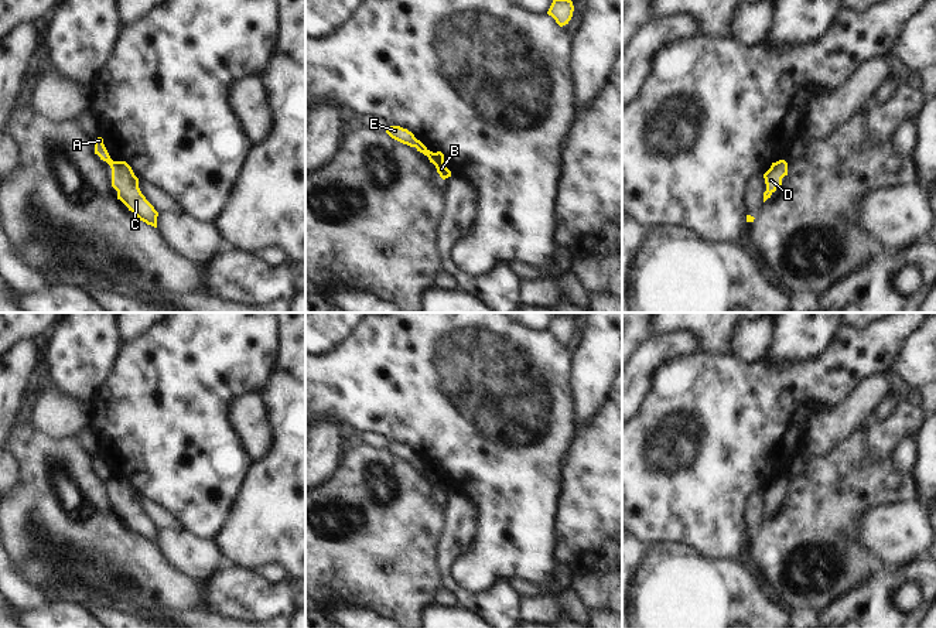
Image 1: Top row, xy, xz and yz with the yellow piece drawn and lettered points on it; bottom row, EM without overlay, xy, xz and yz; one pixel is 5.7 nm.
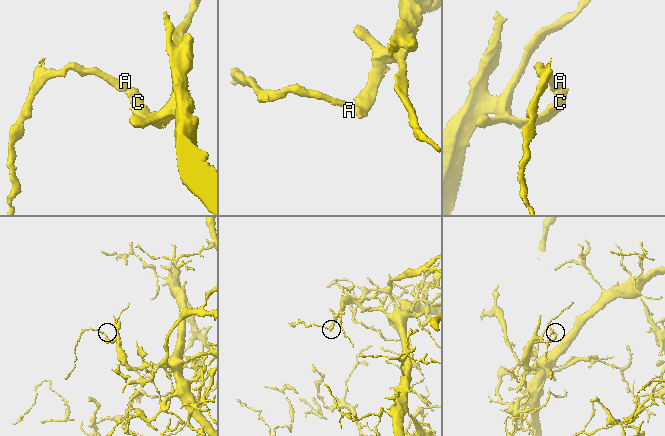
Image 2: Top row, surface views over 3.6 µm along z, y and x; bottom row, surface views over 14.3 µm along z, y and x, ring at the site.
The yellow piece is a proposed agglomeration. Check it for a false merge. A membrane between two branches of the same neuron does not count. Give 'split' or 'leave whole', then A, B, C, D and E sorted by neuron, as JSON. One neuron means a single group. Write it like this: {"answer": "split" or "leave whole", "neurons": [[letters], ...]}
{"answer": "split", "neurons": [["A", "E"], ["B", "C", "D"]]}

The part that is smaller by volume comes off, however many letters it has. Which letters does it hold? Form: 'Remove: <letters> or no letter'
Remove: A, E

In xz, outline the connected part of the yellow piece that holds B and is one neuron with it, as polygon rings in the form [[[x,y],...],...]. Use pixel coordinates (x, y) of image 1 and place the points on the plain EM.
[[[427,467],[427,474],[437,485],[437,489],[443,496],[451,494],[451,488],[445,484],[444,471],[441,468],[433,470]]]

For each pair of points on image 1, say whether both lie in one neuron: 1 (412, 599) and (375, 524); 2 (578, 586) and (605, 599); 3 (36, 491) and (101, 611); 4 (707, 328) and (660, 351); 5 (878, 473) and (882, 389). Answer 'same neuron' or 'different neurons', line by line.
1: same neuron
2: same neuron
3: different neurons
4: different neurons
5: different neurons

